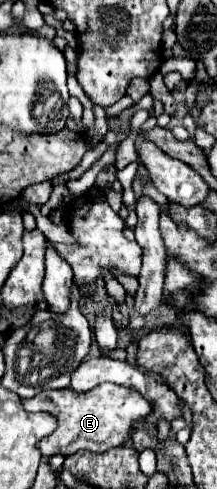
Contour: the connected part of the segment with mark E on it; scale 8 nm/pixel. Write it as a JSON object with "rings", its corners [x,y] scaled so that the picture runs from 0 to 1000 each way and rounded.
{"rings":[[[498,781],[378,806],[323,793],[194,798],[157,814],[111,818],[101,826],[129,843],[221,843],[267,859],[267,875],[230,892],[175,904],[175,916],[203,937],[230,937],[249,928],[323,933],[359,920],[479,924],[562,912],[608,892],[618,867],[636,859],[664,859],[700,843],[691,822],[654,806],[636,806],[636,798],[544,785],[498,785]]]}

